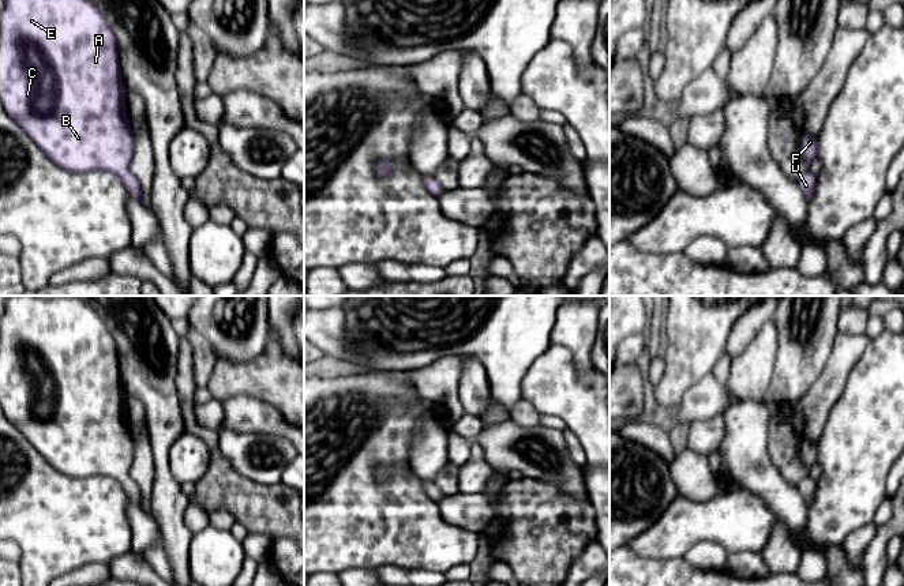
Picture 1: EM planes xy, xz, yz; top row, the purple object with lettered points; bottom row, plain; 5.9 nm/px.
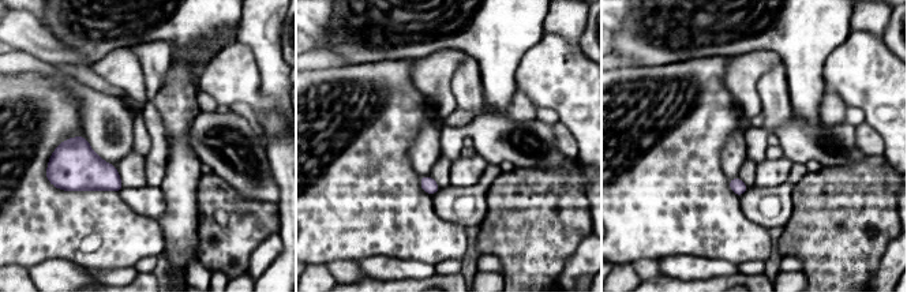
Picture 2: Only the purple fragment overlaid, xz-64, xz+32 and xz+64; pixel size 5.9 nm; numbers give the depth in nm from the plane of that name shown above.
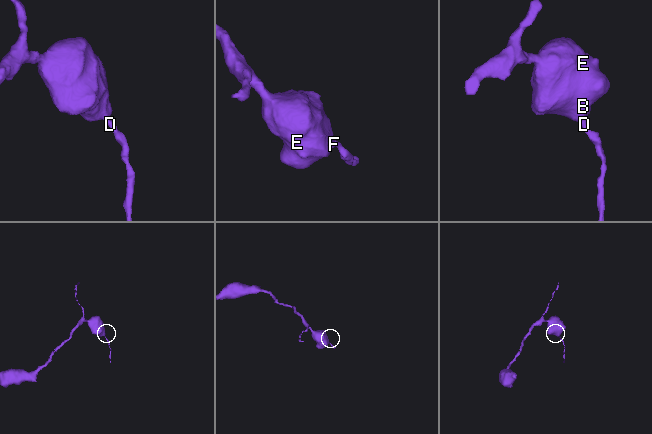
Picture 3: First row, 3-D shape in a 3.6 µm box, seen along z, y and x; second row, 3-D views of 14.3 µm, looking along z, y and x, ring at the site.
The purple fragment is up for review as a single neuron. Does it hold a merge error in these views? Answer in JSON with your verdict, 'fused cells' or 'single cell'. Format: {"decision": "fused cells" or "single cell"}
{"decision": "single cell"}

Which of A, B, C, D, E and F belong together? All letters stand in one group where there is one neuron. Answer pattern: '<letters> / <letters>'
A B C D E F

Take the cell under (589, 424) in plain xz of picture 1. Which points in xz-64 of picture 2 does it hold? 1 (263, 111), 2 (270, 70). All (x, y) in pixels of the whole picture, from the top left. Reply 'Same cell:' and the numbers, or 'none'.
Same cell: 1

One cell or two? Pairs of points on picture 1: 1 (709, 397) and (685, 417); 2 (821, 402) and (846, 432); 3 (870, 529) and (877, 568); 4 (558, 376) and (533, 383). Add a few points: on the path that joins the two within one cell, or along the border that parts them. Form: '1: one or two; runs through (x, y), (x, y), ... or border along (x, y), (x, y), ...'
1: one; runs through (704, 399), (690, 412)
2: two; border along (846, 383), (829, 413), (818, 442)
3: two; border along (877, 528), (859, 567)
4: one; runs through (552, 382), (539, 383)

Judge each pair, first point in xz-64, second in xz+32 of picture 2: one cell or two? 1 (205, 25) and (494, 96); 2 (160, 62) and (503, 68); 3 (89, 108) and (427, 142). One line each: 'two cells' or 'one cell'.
1: one cell
2: two cells
3: one cell

